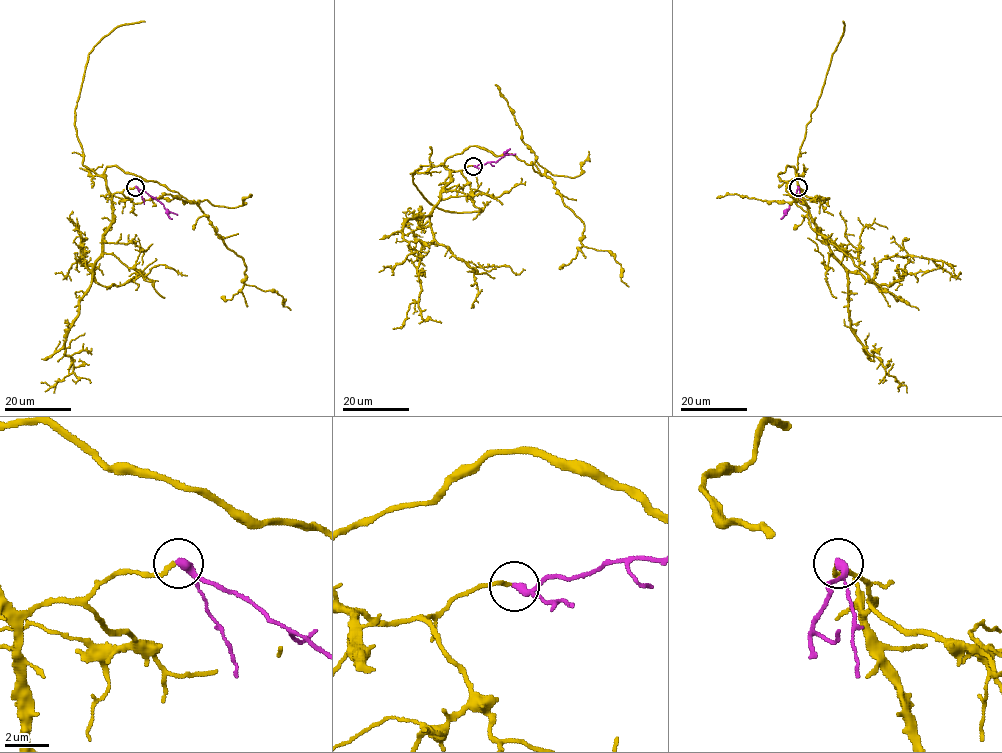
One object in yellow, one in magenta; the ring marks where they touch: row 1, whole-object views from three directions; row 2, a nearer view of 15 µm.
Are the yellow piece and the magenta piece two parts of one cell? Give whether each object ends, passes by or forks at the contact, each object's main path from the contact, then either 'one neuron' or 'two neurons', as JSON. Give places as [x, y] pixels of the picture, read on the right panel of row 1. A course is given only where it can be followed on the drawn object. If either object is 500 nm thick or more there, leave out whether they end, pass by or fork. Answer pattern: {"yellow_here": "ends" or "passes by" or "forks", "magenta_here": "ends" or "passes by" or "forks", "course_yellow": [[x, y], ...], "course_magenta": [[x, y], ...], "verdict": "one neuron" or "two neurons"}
{"yellow_here": "ends", "magenta_here": "passes by", "course_yellow": [[798, 186], [790, 166], [778, 174], [808, 213], [812, 229], [882, 291], [918, 310]], "course_magenta": [[798, 186], [793, 201], [780, 219]], "verdict": "one neuron"}

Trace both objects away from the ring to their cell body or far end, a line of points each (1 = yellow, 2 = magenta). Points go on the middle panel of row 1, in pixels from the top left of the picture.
1: (473, 166), (457, 171), (442, 163), (478, 146), (534, 164), (582, 221), (581, 243), (607, 250), (628, 286)
2: (474, 166), (497, 161), (510, 148)

